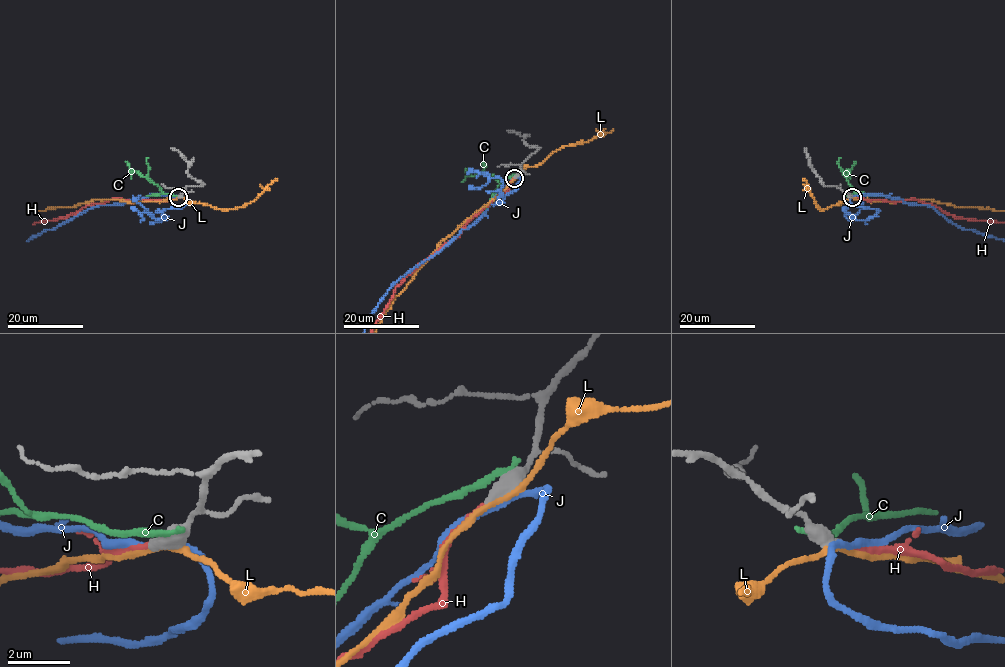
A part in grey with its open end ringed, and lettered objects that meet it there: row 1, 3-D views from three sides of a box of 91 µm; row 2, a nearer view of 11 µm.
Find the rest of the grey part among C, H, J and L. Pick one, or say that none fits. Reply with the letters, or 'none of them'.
H

